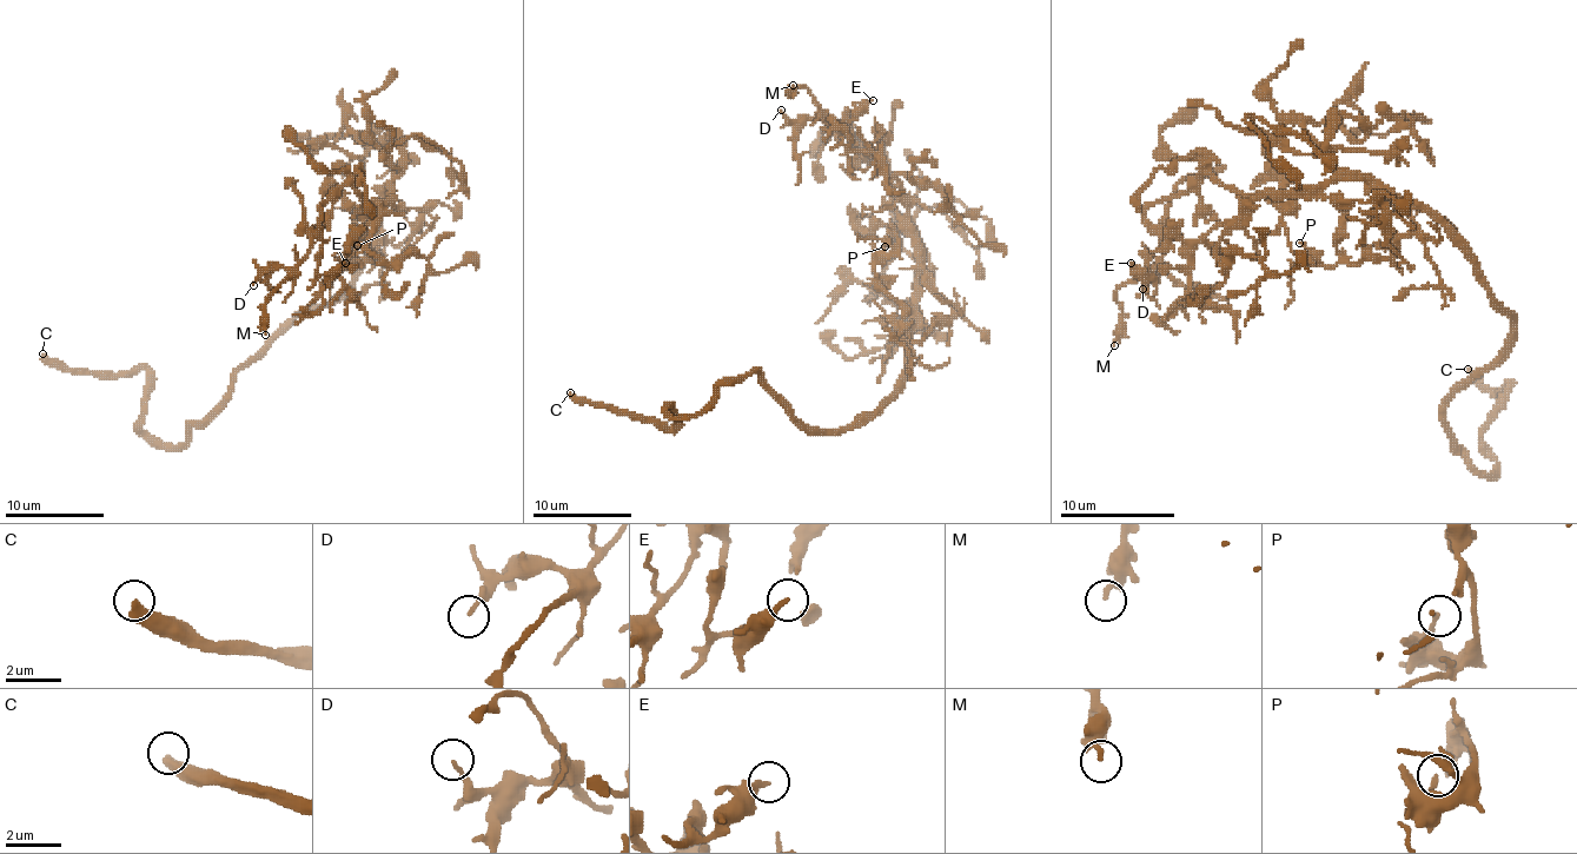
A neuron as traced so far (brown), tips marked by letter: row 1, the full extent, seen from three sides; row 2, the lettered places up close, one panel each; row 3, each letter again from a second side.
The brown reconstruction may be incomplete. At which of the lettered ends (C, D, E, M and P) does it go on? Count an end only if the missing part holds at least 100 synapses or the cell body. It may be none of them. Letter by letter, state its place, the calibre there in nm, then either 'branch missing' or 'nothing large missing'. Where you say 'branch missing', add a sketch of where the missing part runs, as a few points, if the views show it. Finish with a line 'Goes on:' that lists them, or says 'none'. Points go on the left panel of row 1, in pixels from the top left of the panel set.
C: place (42, 353); calibre 400 nm; branch missing
D: place (253, 285); calibre 140 nm; nothing large missing
E: place (345, 263); calibre 280 nm; nothing large missing
M: place (265, 335); calibre 240 nm; nothing large missing
P: place (357, 245); calibre 150 nm; nothing large missing
Goes on: C

